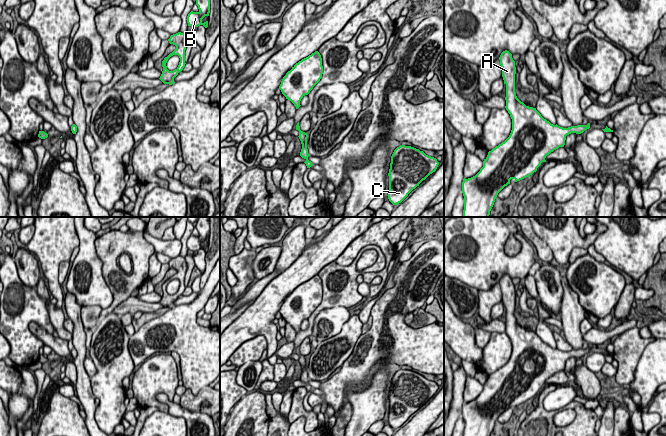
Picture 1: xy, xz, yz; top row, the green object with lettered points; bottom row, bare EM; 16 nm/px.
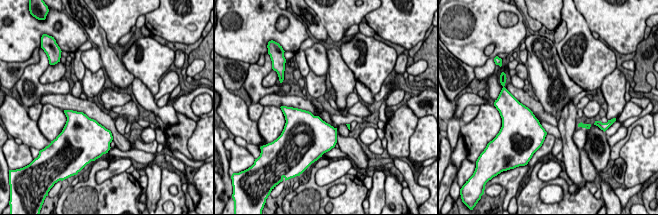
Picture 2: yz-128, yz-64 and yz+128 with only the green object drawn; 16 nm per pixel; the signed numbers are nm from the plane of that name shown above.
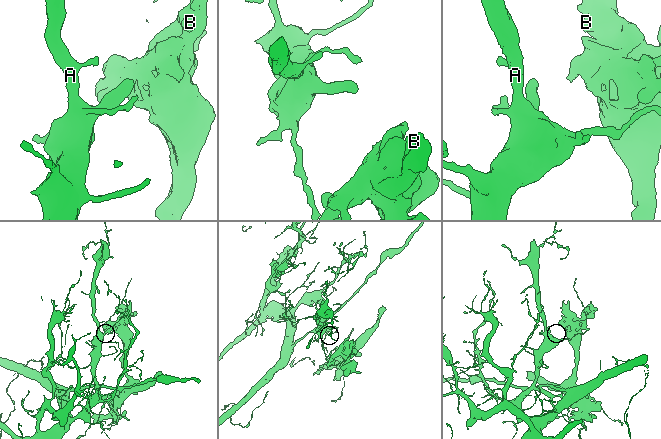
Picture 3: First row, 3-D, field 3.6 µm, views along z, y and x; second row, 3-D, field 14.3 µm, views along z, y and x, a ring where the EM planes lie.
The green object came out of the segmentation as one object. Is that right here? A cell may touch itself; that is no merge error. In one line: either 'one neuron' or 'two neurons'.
two neurons

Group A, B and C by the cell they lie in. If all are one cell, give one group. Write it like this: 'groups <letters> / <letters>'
groups A / B C

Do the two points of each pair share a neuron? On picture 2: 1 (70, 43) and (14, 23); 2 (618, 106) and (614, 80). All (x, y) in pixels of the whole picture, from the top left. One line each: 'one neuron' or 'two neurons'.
1: one neuron
2: one neuron

